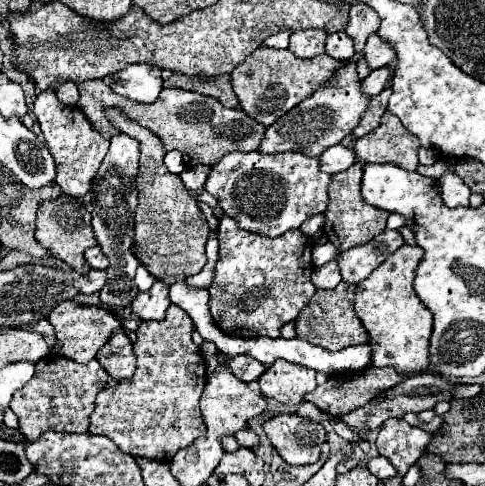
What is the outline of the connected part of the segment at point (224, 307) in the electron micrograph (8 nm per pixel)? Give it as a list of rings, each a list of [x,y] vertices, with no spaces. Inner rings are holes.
[[[228,215],[218,227],[218,261],[210,285],[210,313],[214,323],[232,337],[280,337],[280,327],[294,321],[308,305],[316,287],[310,281],[312,239],[302,231],[286,231],[280,237],[262,237],[242,231]]]

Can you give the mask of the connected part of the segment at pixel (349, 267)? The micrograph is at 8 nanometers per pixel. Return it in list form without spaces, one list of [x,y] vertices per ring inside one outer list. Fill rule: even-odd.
[[[386,229],[370,243],[342,251],[338,257],[342,279],[346,283],[364,281],[388,257],[388,253],[394,253],[400,245],[404,245],[402,235],[398,235],[398,231]]]

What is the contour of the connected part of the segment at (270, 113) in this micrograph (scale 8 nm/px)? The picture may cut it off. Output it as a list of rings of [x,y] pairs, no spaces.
[[[258,47],[256,51],[252,51],[252,55],[248,55],[232,71],[230,79],[232,79],[232,89],[240,101],[240,109],[254,121],[262,123],[264,127],[270,127],[274,121],[278,121],[282,115],[286,115],[294,105],[298,105],[300,101],[310,97],[310,93],[314,93],[314,89],[328,85],[332,75],[342,65],[348,65],[352,61],[357,64],[359,79],[364,80],[371,70],[364,59],[363,51],[355,53],[348,61],[338,61],[324,53],[318,57],[300,59],[300,57],[294,57],[294,53],[290,53],[288,49],[280,51],[280,49]]]

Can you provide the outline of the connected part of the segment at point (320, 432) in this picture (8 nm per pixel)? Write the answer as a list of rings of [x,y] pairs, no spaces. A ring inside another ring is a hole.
[[[276,415],[264,423],[264,433],[272,447],[288,465],[310,465],[320,459],[326,429],[300,415]]]

